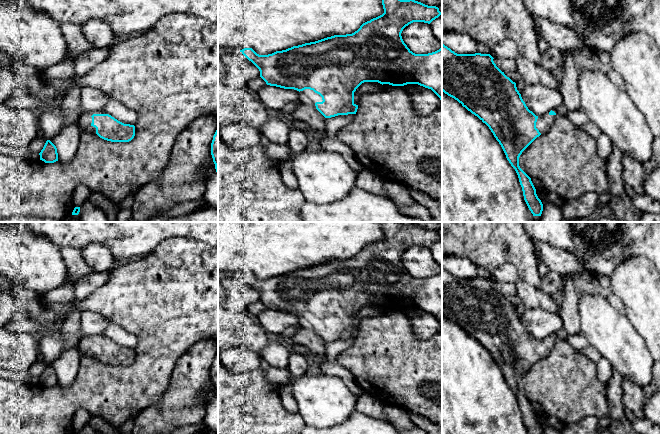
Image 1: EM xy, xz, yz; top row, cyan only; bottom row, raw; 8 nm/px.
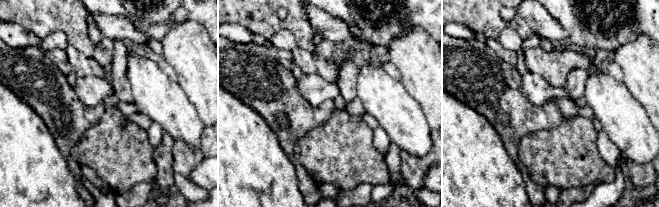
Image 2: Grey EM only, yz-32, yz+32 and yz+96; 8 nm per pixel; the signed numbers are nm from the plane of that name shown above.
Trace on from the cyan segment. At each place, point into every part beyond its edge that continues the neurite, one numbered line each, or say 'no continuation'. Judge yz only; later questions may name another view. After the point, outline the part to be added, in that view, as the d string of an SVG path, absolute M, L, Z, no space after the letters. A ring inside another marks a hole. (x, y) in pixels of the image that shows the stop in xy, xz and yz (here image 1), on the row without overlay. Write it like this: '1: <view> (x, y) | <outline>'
1: yz (544, 346) | M549 336L542 340L538 340L536 352L539 354L541 358L545 358L549 355L551 349L557 341L557 339L550 339Z

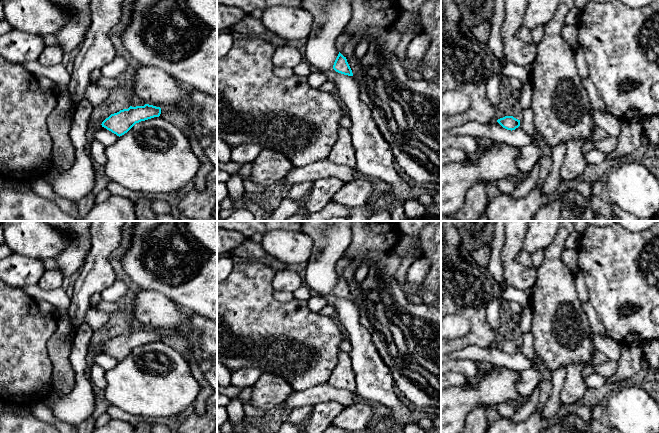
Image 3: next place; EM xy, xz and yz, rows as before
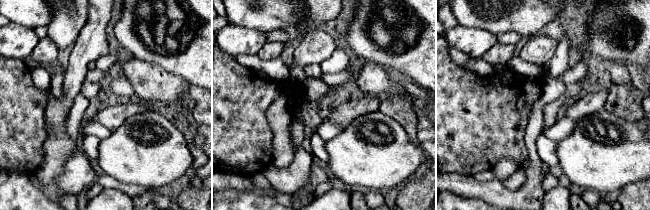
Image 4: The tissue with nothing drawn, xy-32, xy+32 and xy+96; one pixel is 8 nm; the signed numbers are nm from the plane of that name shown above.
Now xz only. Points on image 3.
no continuation

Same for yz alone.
no continuation

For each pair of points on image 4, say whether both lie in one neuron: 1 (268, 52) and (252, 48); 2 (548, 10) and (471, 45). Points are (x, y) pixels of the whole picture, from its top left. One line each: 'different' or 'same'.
1: different
2: different

